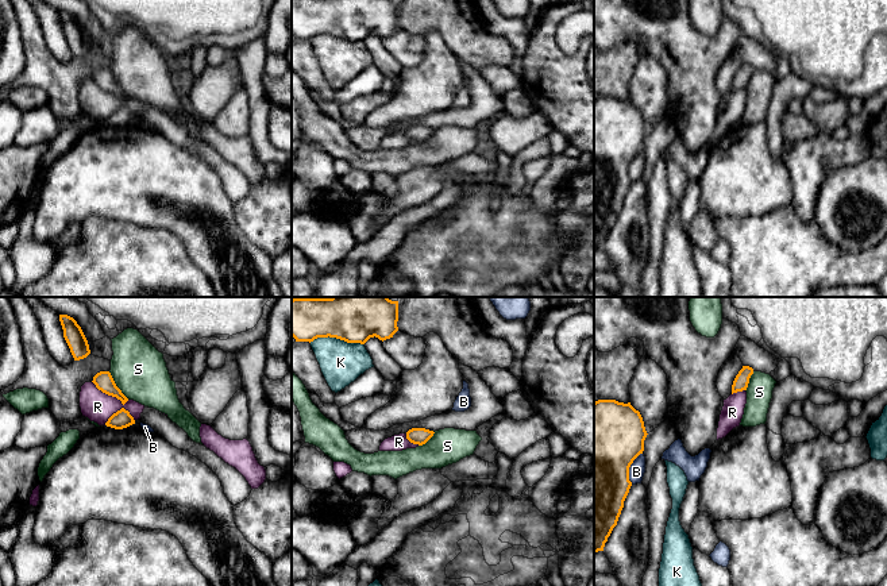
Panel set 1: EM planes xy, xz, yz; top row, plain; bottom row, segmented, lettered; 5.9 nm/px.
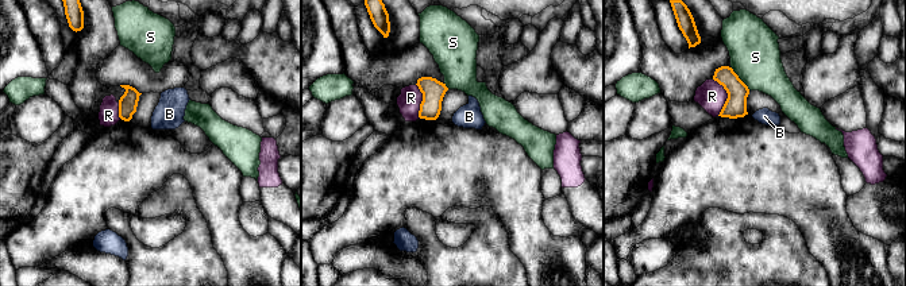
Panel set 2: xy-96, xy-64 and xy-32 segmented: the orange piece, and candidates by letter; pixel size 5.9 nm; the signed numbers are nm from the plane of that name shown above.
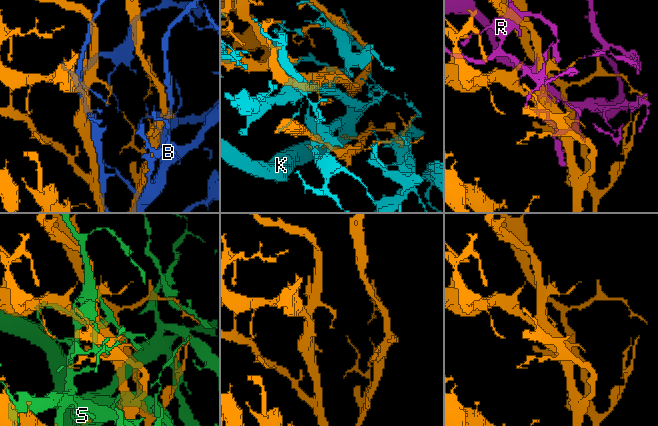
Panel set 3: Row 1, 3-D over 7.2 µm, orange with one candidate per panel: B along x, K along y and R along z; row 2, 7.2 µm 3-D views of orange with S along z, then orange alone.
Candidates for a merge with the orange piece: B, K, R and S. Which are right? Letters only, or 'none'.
none

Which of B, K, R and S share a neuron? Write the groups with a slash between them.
B / K / R / S

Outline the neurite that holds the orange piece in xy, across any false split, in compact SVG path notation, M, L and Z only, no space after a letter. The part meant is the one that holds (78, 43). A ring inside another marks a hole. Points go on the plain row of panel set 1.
M59 12L59 19L63 27L63 35L74 58L86 55L90 51L90 47L81 24L68 12Z

